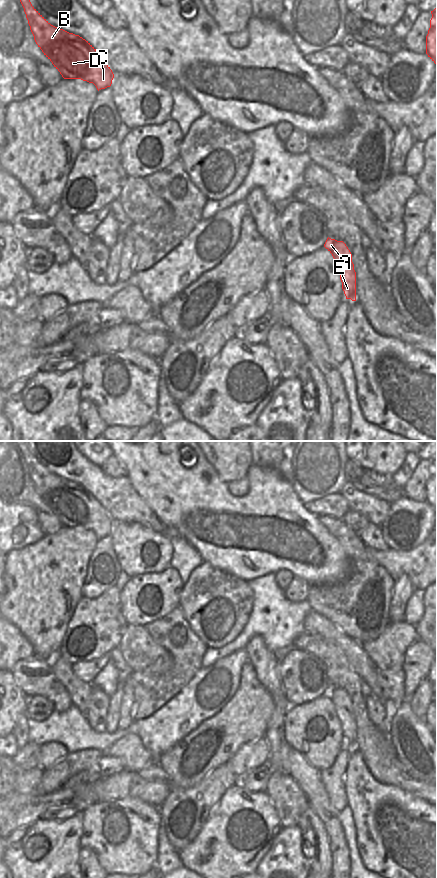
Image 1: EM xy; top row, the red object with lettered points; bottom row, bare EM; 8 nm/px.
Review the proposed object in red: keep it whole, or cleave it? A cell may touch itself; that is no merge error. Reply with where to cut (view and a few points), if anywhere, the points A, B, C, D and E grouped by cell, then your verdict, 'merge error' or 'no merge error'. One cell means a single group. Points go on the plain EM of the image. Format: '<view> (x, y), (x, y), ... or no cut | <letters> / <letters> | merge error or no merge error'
no cut | A B C D E | no merge error

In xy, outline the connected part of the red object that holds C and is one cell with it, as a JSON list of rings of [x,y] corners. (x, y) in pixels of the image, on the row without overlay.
[[[26,441],[14,443],[24,456],[36,492],[64,527],[93,531],[98,539],[111,534],[112,518],[88,489],[51,473],[32,454]]]

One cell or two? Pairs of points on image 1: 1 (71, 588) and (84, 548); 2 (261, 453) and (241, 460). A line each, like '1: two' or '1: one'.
1: one
2: two

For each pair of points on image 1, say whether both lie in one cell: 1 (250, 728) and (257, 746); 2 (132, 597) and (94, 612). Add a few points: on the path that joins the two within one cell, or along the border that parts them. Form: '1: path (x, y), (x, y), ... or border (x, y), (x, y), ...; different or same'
1: border (263, 736), (245, 742), (235, 752); different
2: border (120, 591), (120, 609), (128, 624); different

